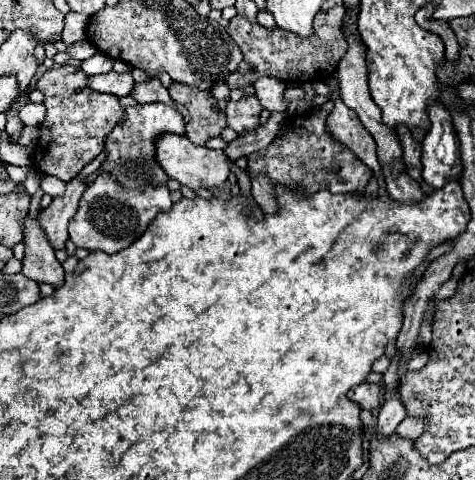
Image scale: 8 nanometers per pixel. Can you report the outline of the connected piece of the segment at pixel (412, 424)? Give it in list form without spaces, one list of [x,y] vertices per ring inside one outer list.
[[[407,417],[403,419],[399,425],[397,425],[397,435],[399,437],[405,437],[405,439],[417,439],[417,435],[421,435],[423,431],[423,423],[421,419],[413,419],[413,417]]]

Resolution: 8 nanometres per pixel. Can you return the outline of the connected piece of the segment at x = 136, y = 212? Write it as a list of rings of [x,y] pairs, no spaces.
[[[97,177],[83,193],[79,211],[69,221],[69,239],[87,251],[117,253],[139,239],[149,223],[159,215],[171,211],[173,203],[167,187],[145,187],[141,191],[129,191],[115,183],[111,177]]]

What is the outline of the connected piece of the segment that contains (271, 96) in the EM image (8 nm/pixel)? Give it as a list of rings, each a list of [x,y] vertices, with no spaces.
[[[261,77],[255,81],[255,97],[259,99],[261,107],[267,109],[267,111],[285,111],[287,109],[287,103],[285,103],[285,89],[287,85],[279,79],[273,79],[273,77]]]

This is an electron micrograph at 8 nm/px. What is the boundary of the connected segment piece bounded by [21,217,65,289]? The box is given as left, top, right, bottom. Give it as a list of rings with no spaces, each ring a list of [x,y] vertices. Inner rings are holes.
[[[25,219],[25,257],[23,257],[23,275],[37,283],[49,283],[55,289],[63,285],[65,271],[55,259],[55,251],[41,233],[39,223]]]

